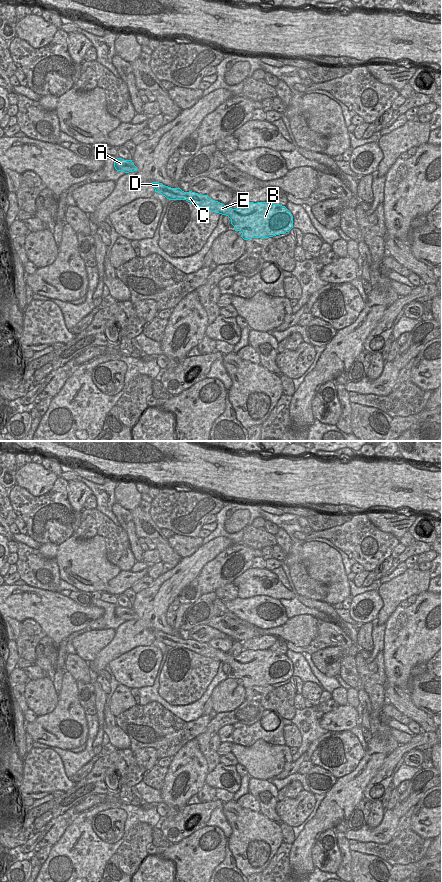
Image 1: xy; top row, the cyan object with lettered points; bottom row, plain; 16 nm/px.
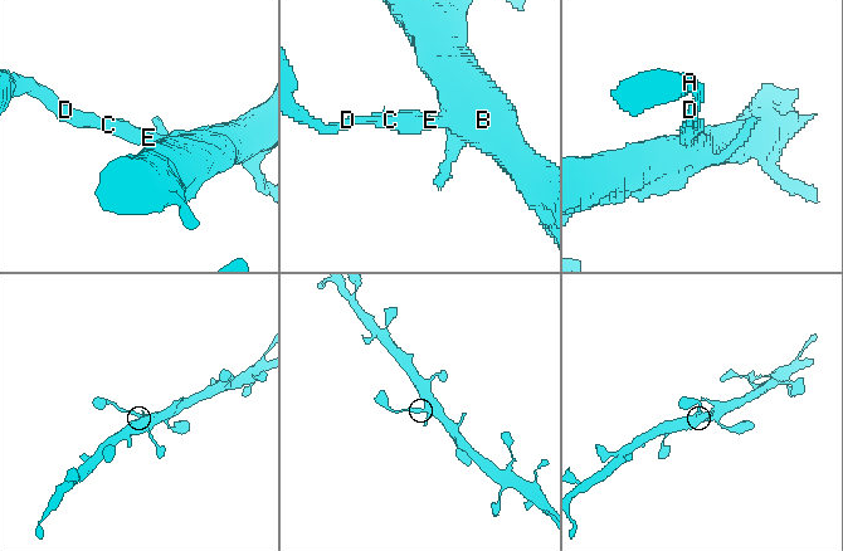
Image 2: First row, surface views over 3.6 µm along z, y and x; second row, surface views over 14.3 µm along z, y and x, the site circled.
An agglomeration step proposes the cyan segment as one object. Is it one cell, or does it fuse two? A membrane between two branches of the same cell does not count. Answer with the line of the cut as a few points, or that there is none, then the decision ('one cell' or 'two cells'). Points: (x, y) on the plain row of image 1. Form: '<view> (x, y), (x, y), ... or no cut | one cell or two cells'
no cut | one cell

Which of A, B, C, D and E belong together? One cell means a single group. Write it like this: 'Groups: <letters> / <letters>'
Groups: A B C D E.

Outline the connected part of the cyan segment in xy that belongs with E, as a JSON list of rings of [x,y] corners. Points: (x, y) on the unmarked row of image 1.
[[[152,630],[155,640],[169,648],[186,648],[203,657],[226,663],[231,667],[235,679],[241,679],[244,688],[252,686],[269,686],[285,682],[293,676],[293,664],[282,653],[270,650],[243,650],[238,656],[232,657],[208,643],[200,643],[180,636],[171,636],[159,630]]]

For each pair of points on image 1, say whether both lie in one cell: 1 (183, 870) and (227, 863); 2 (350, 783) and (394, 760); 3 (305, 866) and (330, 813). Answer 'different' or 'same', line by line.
1: different
2: different
3: same

